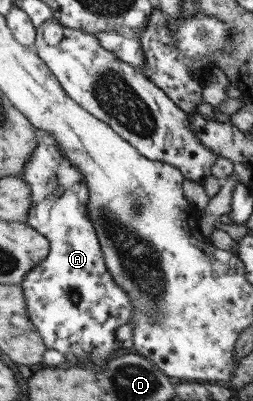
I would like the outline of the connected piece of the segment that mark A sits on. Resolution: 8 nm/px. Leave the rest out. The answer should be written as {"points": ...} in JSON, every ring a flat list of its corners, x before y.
{"points":[[35,129,35,140,37,144,18,177,26,183,30,191,30,209,26,216,26,224,36,233,46,237,49,248,47,256,28,271,20,283,24,311,42,338,46,349,56,349,66,356,65,362,60,366,82,366,101,372,103,365,109,362,110,358,122,352,121,342,116,340,114,330,119,325,129,323,133,305,128,302,124,290,114,283,113,277,110,277,104,265,94,226,88,218,88,190,80,172,70,164,70,160,60,154,60,149,49,133]]}

